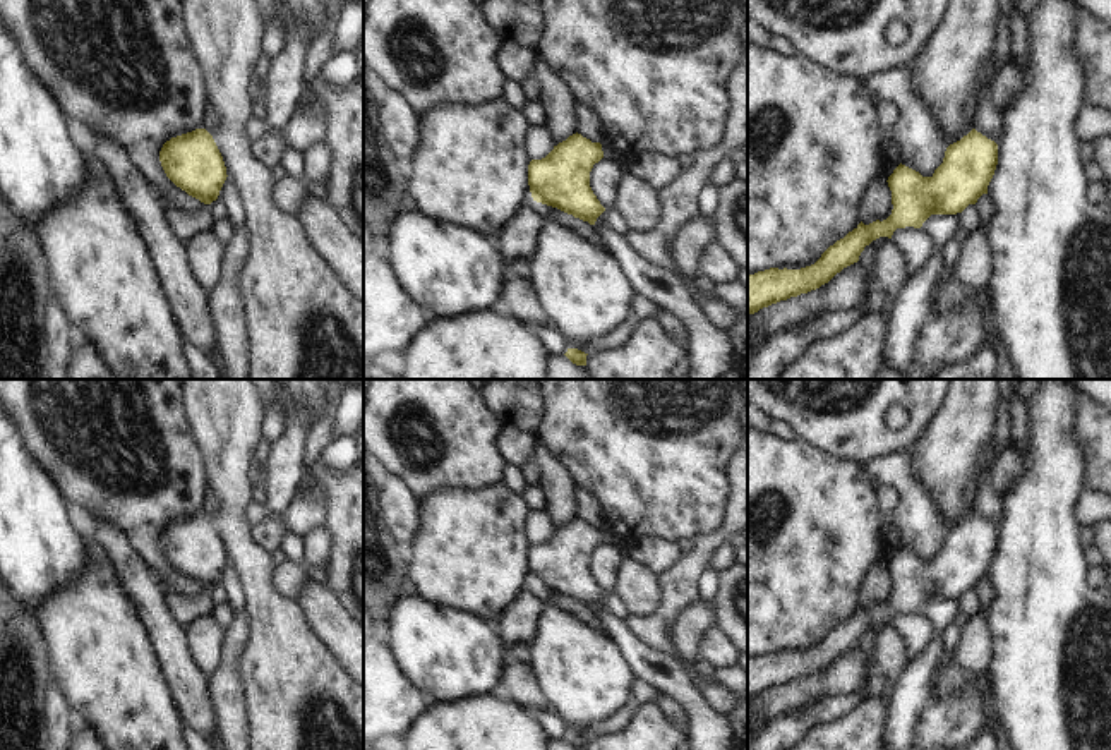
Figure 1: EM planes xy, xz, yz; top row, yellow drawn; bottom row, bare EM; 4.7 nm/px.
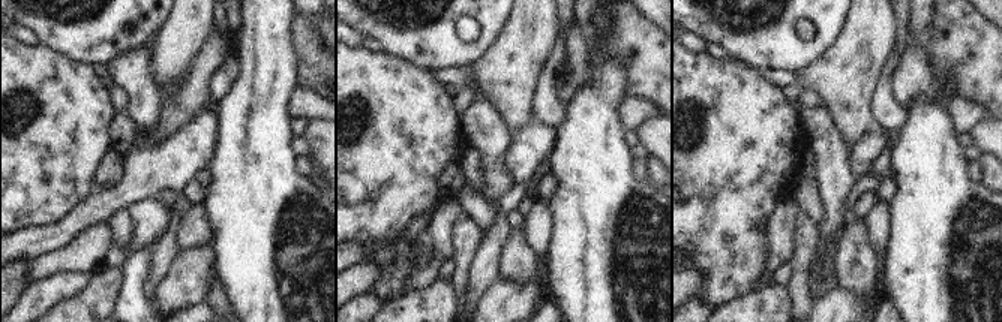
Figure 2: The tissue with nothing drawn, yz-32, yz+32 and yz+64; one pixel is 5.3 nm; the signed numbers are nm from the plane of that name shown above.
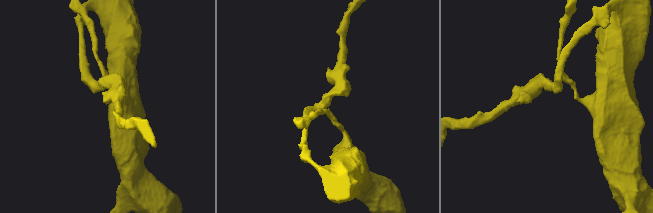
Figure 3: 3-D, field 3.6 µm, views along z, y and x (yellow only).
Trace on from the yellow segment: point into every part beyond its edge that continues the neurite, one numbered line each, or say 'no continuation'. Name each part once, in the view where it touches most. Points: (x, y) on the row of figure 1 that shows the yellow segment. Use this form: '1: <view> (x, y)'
no continuation

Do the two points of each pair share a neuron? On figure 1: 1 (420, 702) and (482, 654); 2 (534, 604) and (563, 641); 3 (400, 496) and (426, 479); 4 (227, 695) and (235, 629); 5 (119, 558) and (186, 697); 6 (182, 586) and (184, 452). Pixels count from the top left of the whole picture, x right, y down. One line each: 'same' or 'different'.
1: different
2: different
3: different
4: same
5: same
6: same

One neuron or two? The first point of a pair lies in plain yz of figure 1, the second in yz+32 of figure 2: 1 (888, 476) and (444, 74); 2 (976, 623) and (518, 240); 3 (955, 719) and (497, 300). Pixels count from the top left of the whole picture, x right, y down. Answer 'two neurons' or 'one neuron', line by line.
1: one neuron
2: two neurons
3: one neuron

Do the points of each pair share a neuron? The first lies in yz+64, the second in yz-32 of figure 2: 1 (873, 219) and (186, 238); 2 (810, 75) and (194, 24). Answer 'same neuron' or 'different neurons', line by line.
1: same neuron
2: same neuron

